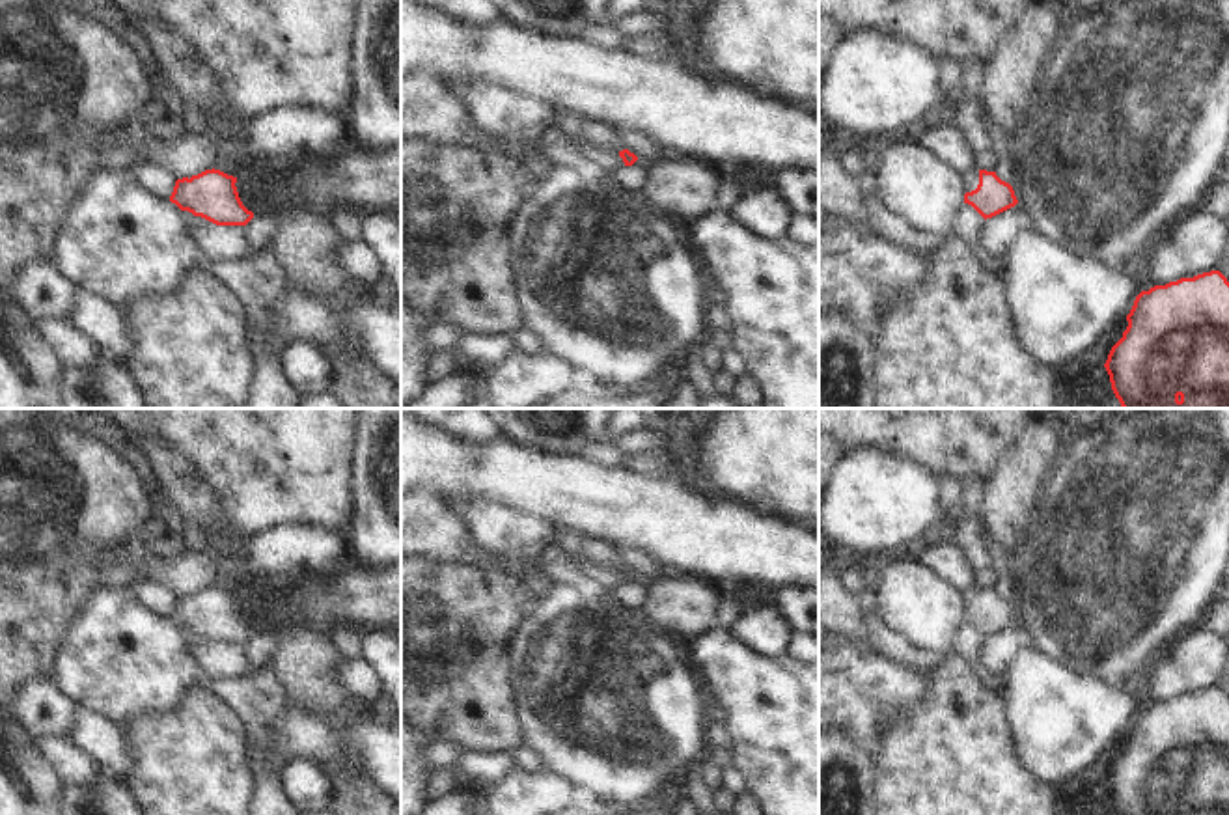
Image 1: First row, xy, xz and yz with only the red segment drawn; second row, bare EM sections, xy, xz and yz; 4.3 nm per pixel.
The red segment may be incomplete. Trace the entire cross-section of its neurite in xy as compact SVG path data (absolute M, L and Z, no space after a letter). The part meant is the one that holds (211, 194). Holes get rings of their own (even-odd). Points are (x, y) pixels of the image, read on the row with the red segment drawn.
M205 170L190 179L177 179L170 201L216 226L246 226L254 213L242 205L235 183L233 175Z

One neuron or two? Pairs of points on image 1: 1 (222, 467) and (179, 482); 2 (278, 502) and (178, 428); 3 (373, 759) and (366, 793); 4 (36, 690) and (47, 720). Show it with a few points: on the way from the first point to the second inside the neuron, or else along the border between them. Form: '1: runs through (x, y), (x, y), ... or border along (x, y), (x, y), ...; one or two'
1: border along (170, 444), (207, 483), (215, 495), (219, 515); two
2: runs through (254, 478), (202, 428); one
3: border along (332, 774), (366, 776), (381, 791); two
4: runs through (38, 698), (49, 713); one

